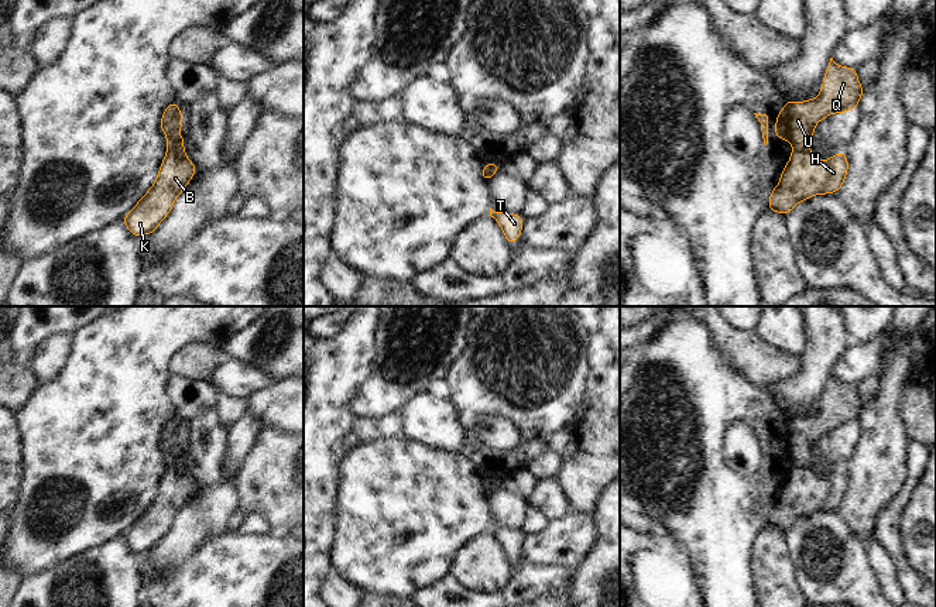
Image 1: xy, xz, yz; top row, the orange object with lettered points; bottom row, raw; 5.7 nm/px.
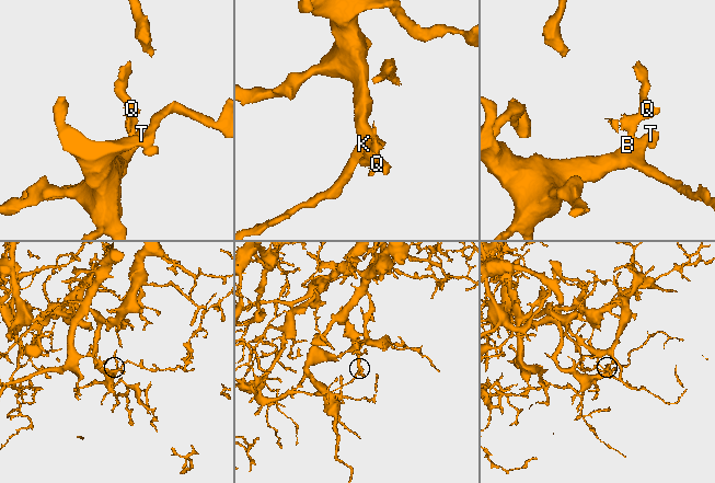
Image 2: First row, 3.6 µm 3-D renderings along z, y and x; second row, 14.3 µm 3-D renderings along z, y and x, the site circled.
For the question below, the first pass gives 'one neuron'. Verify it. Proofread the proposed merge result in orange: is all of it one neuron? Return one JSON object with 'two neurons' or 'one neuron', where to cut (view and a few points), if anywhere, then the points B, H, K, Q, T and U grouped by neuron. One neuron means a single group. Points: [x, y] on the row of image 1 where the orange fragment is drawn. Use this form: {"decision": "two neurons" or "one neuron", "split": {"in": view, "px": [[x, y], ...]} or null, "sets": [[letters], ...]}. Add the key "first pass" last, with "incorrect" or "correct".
{"decision": "two neurons", "split": {"in": "yz", "px": [[794, 150], [809, 153]]}, "sets": [["B", "H", "K", "T"], ["Q", "U"]], "first pass": "incorrect"}

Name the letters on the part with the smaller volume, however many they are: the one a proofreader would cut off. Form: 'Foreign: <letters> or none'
Foreign: Q, U.

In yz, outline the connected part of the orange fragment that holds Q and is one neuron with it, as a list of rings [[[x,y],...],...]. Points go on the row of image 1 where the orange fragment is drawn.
[[[830,58],[817,97],[784,100],[785,107],[776,113],[776,138],[788,140],[796,152],[810,152],[815,126],[830,114],[854,110],[863,92],[857,68],[840,66]]]

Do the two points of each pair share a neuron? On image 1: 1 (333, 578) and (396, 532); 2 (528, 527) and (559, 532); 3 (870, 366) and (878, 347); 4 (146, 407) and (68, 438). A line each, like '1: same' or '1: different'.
1: different
2: different
3: same
4: same

